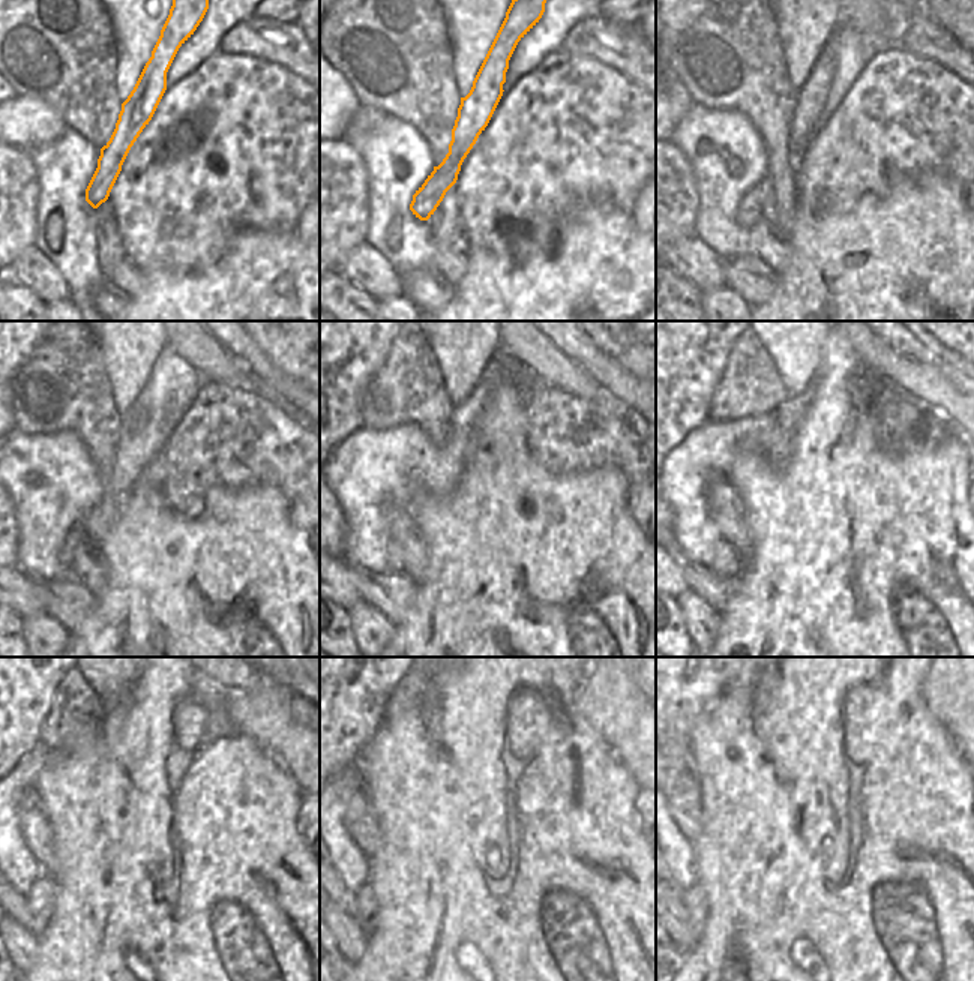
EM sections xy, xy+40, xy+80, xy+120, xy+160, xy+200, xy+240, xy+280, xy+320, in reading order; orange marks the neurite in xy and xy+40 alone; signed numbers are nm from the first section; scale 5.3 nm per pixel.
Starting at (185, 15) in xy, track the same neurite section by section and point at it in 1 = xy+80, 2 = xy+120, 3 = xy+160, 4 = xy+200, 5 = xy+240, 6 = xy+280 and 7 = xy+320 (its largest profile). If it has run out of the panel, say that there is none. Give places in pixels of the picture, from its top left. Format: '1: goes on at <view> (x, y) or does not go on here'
1: goes on at xy+80 (811, 98)
2: goes on at xy+120 (72, 540)
3: goes on at xy+160 (393, 552)
4: goes on at xy+200 (727, 561)
5: goes on at xy+240 (41, 897)
6: goes on at xy+280 (366, 908)
7: goes on at xy+320 (695, 899)

